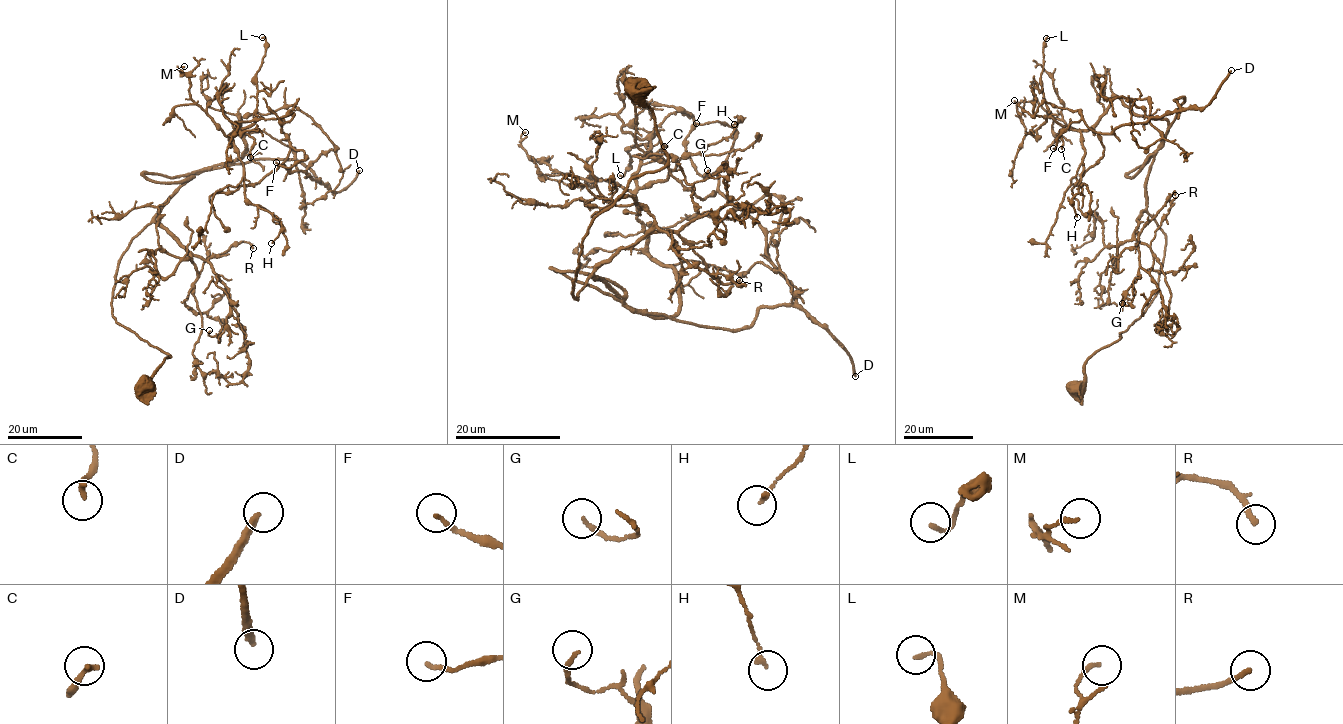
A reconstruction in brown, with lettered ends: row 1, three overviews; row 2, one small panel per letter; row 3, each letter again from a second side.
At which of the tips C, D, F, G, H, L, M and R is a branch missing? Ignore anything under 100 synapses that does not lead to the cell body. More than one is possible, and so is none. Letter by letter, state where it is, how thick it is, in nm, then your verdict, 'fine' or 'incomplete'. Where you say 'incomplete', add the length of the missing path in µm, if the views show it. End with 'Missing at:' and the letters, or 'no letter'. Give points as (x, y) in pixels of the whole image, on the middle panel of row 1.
C: place (664, 146); calibre 200 nm; fine
D: place (855, 376); calibre 240 nm; incomplete; missing 160 µm
F: place (696, 123); calibre 150 nm; fine
G: place (707, 170); calibre 180 nm; fine
H: place (734, 124); calibre 170 nm; fine
L: place (620, 175); calibre 130 nm; fine
M: place (525, 132); calibre 160 nm; fine
R: place (739, 280); calibre 140 nm; fine
Missing at: D

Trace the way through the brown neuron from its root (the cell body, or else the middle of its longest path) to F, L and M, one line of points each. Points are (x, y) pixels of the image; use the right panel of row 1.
F: (1078, 390), (1085, 362), (1157, 291), (1166, 237), (1145, 185), (1185, 98), (1110, 133), (1072, 122), (1053, 148)
L: (1078, 390), (1157, 291), (1145, 191), (1169, 127), (1116, 97), (1086, 130), (1055, 122), (1046, 38)
M: (1078, 390), (1085, 362), (1157, 291), (1166, 237), (1145, 191), (1168, 124), (1116, 97), (1078, 130), (1014, 100)

